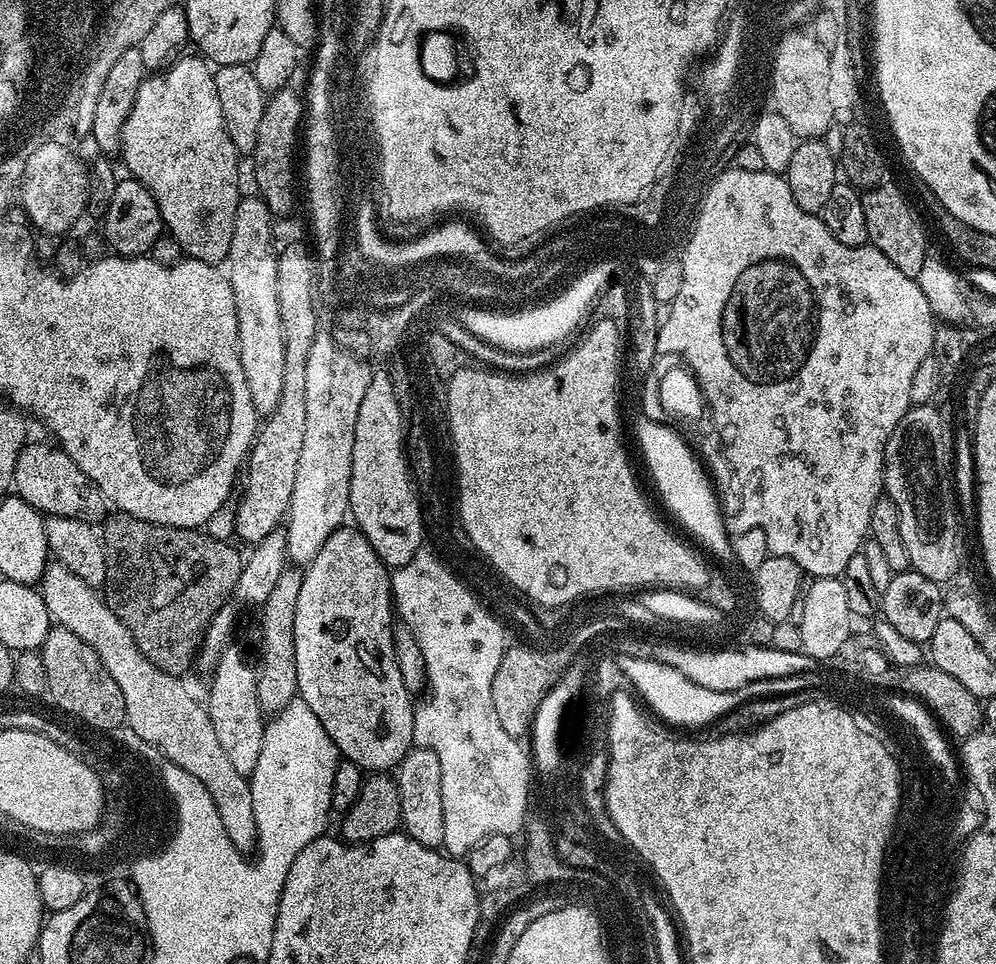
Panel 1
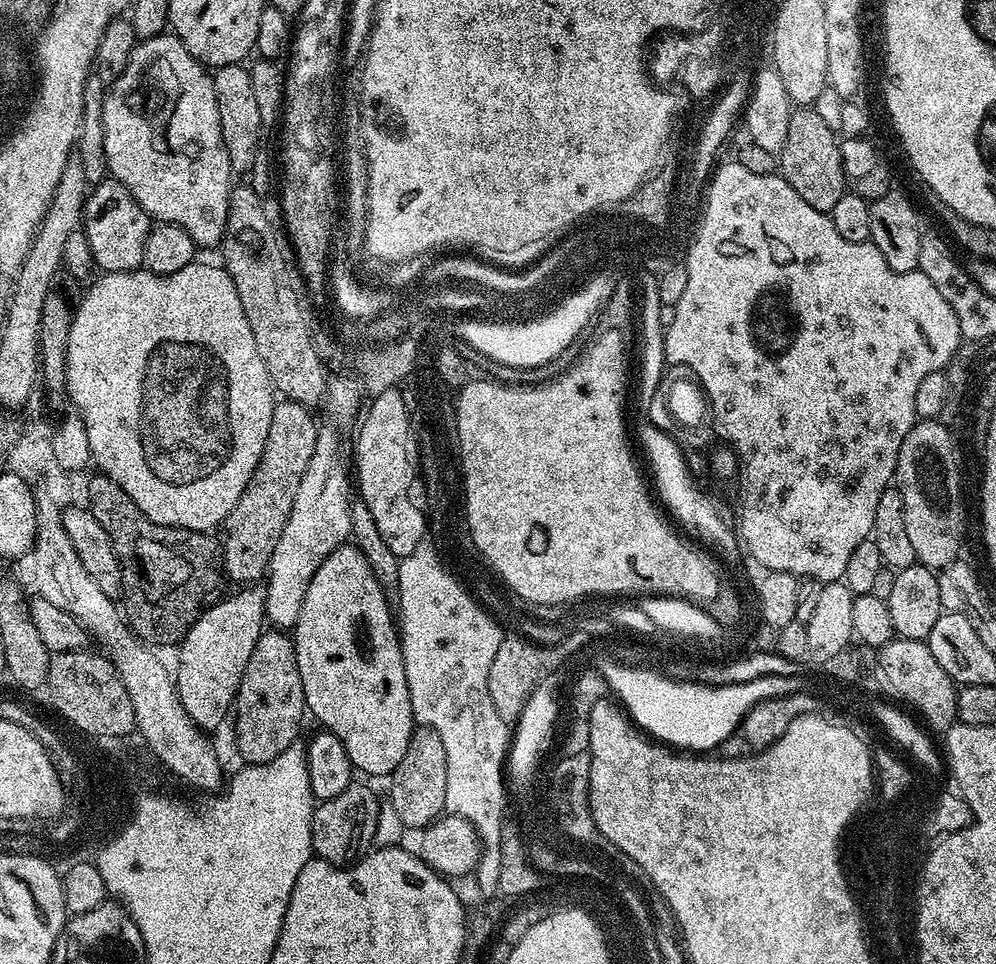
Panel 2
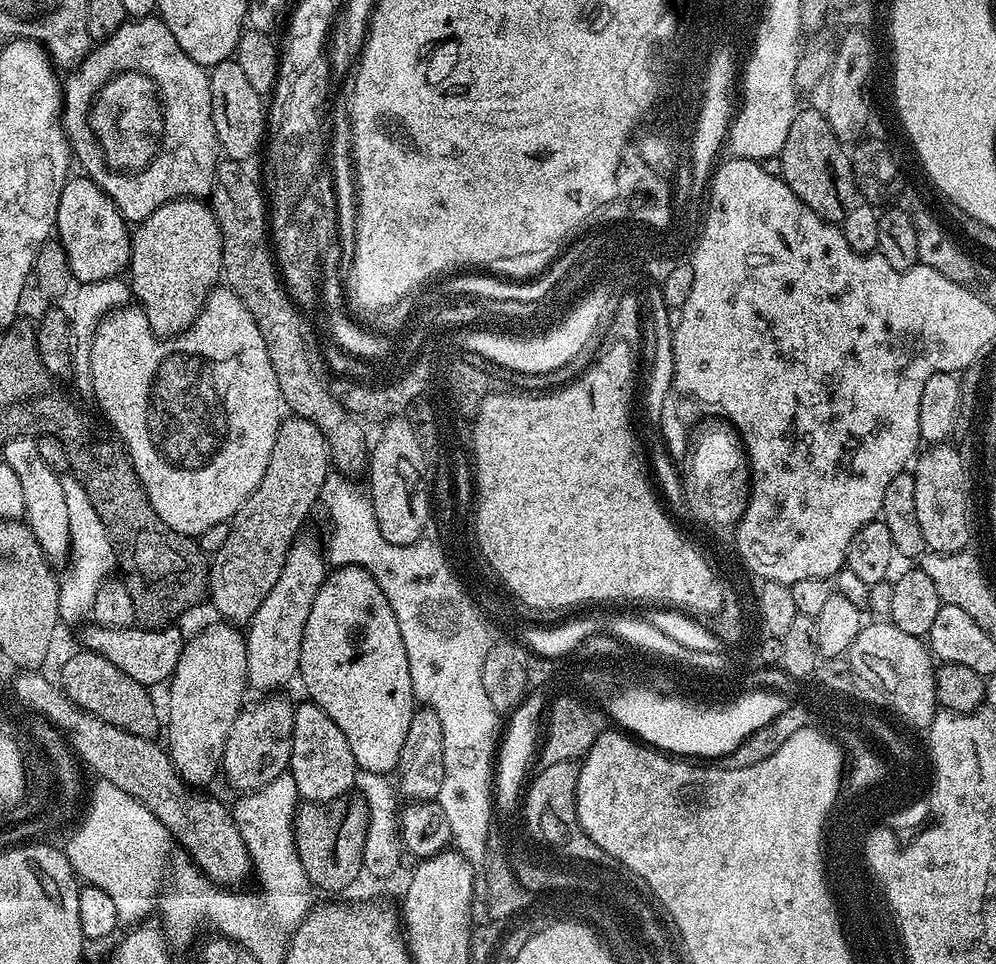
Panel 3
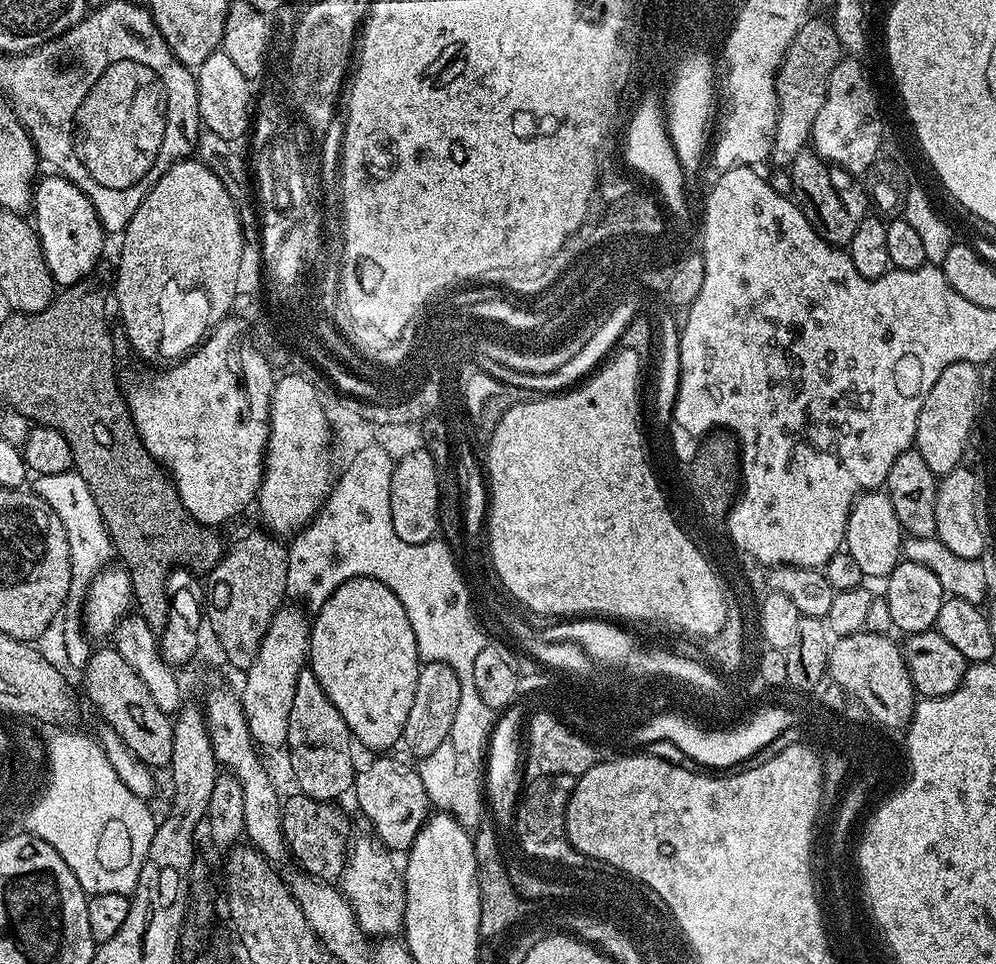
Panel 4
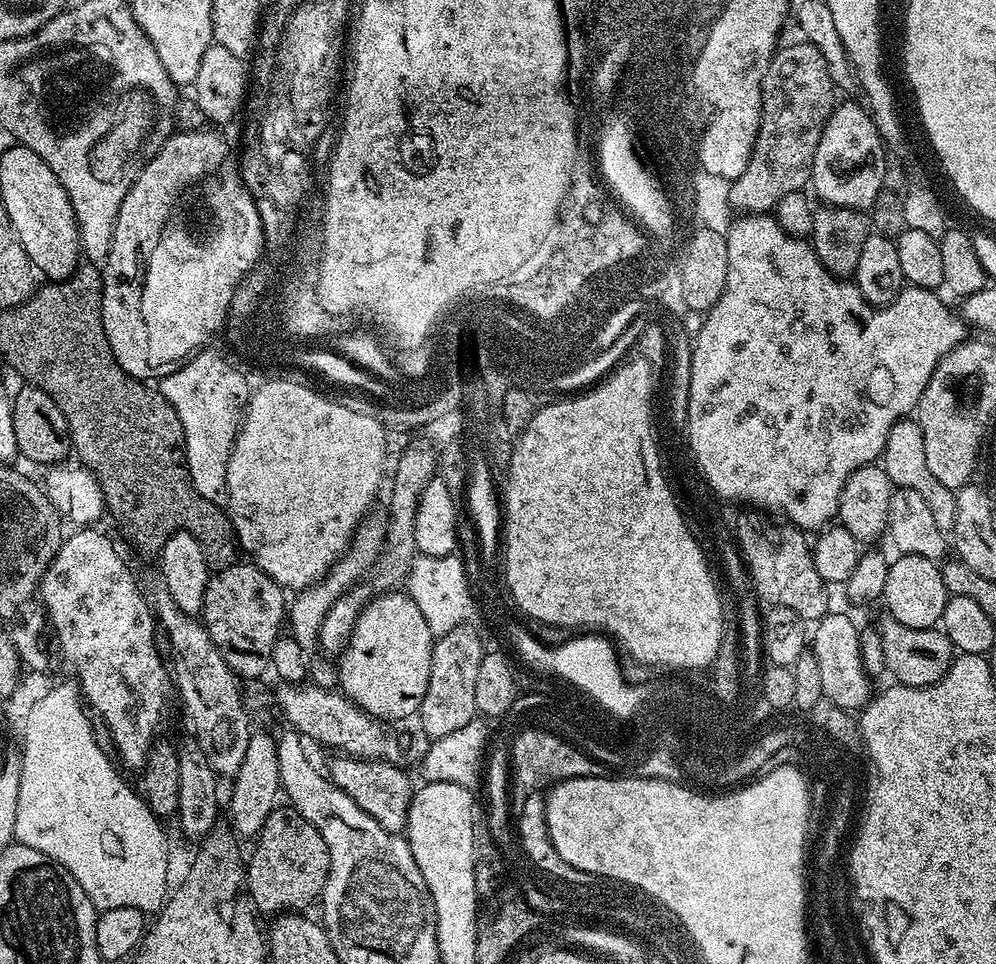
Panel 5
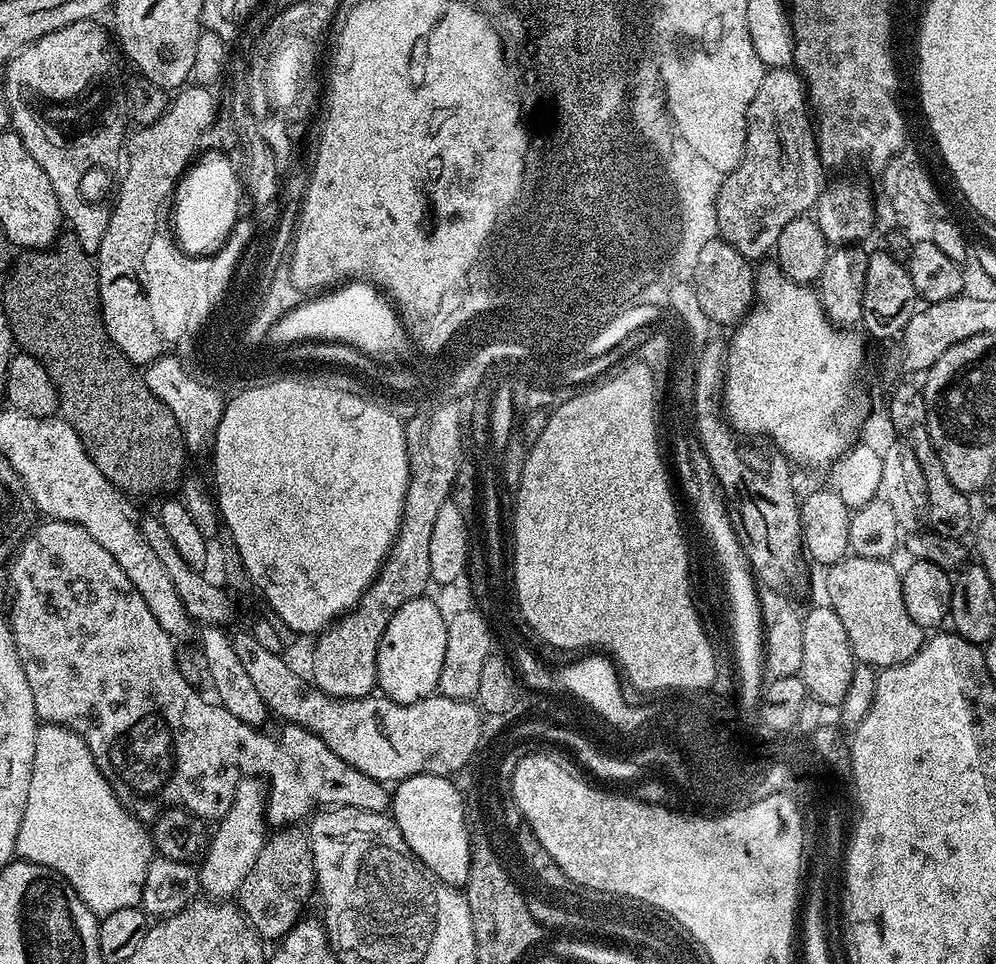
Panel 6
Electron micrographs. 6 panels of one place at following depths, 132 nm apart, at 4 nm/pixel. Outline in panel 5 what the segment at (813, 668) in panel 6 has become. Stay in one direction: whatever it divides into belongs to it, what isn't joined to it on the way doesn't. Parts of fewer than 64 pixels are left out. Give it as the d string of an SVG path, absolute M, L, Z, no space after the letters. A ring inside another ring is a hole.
M836 610L829 611L827 616L815 621L810 632L810 651L818 662L818 670L822 677L824 700L836 707L863 709L873 695L873 681L866 674L860 657L860 633L858 624L848 616Z

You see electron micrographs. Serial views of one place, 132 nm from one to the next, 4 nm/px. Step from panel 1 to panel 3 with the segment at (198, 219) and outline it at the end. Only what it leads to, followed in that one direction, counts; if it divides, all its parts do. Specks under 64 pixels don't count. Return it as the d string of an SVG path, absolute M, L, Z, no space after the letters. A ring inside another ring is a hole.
M155 15L147 16L141 20L129 19L121 28L115 28L111 36L99 41L88 56L65 76L68 77L63 77L62 80L62 119L64 133L68 136L68 145L72 148L75 163L84 167L81 168L83 175L93 180L112 199L114 206L118 206L118 210L123 214L125 220L129 222L145 220L150 214L154 214L154 210L158 210L158 206L171 200L211 197L221 150L214 130L208 72L204 65L194 62L190 58L190 54L186 54L186 50L182 50L182 46L178 46L174 34L170 34L170 30L165 26L163 20Z

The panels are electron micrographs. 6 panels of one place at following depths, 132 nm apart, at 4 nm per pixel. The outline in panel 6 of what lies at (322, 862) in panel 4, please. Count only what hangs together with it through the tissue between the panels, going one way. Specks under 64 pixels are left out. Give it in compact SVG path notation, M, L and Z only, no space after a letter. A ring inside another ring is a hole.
M285 826L273 831L262 846L246 882L238 893L238 907L252 929L265 941L276 942L284 937L301 919L304 903L314 896L316 867L312 844L299 827ZM272 940L272 941L271 941Z

